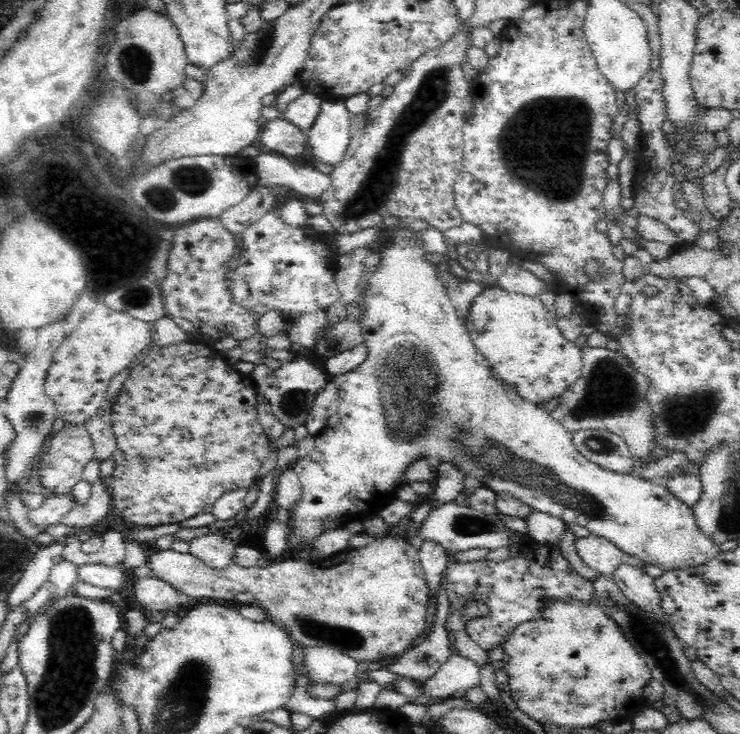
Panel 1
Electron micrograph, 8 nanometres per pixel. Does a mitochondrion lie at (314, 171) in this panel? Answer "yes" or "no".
no

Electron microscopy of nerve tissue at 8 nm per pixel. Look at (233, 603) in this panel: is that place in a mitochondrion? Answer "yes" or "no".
no

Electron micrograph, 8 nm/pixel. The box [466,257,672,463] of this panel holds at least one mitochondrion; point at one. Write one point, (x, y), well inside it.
(611, 392)

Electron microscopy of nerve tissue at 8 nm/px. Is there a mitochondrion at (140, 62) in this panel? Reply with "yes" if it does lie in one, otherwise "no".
yes

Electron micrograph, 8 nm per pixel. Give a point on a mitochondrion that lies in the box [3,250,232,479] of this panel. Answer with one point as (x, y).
(33, 420)

